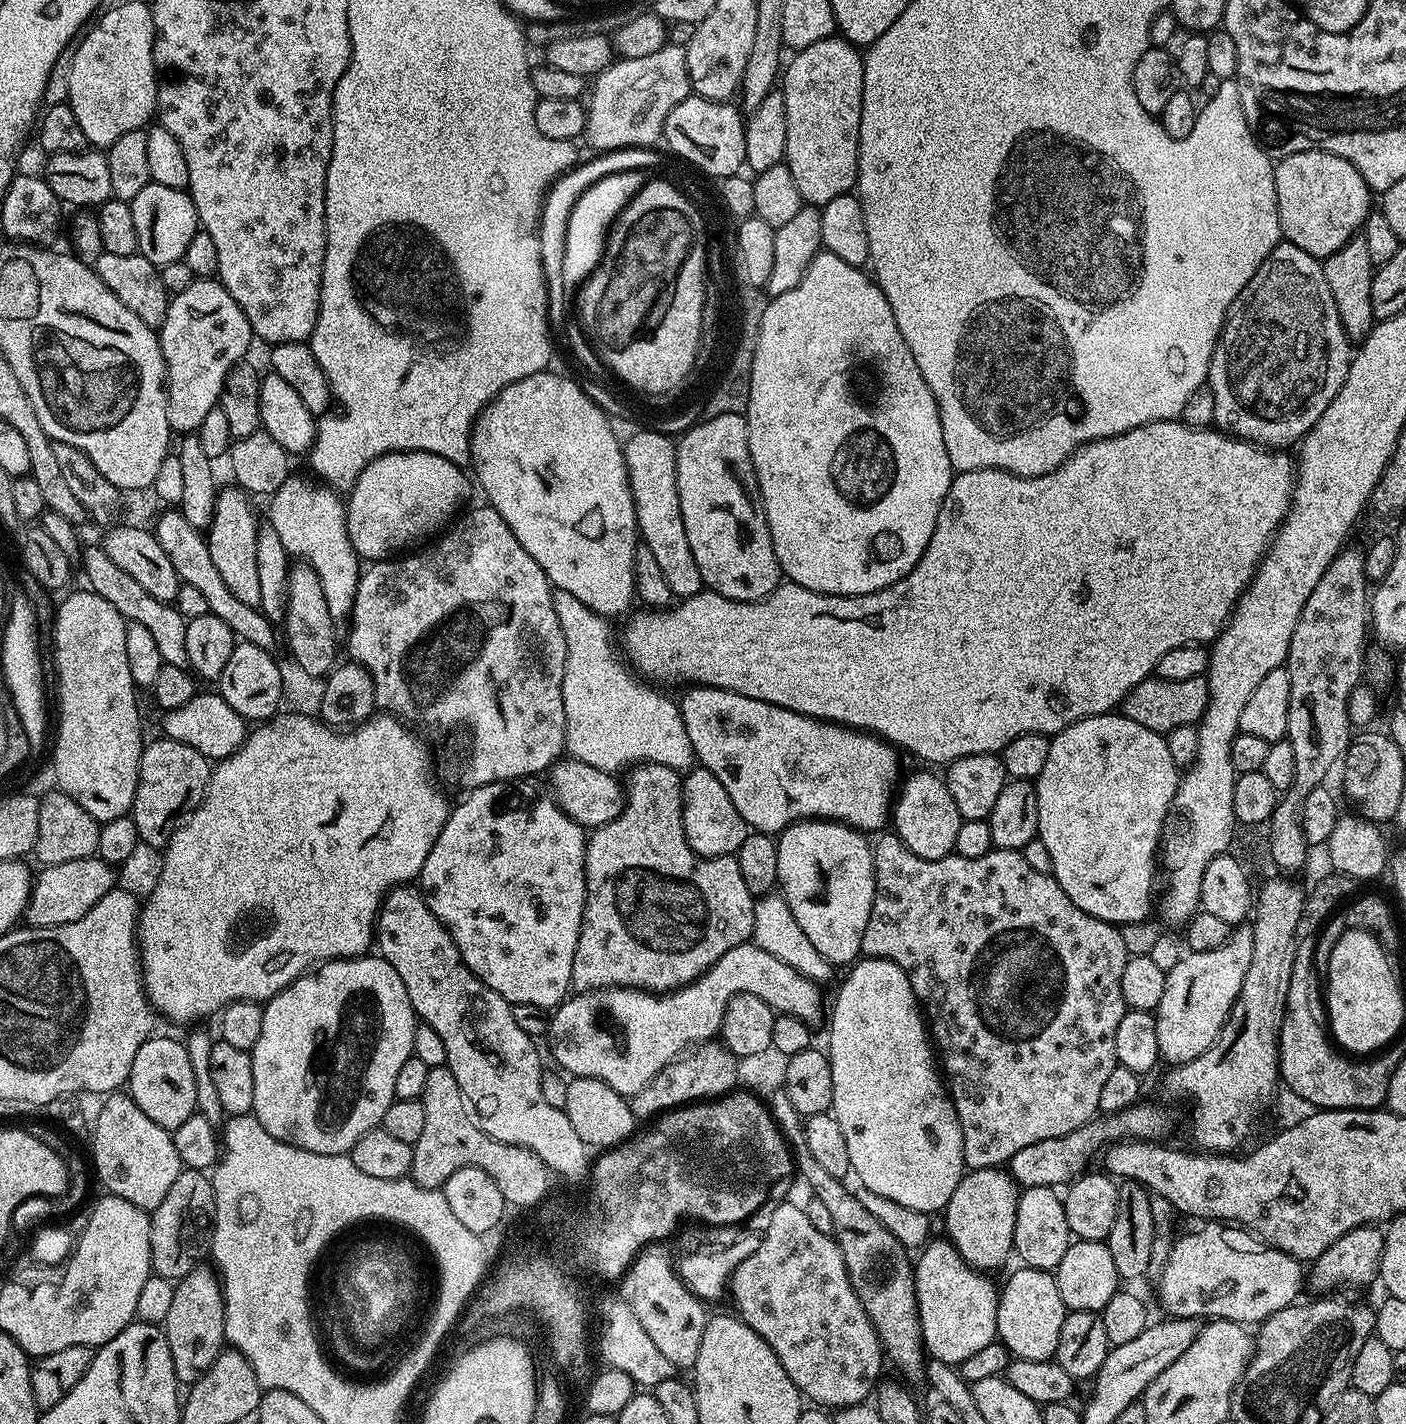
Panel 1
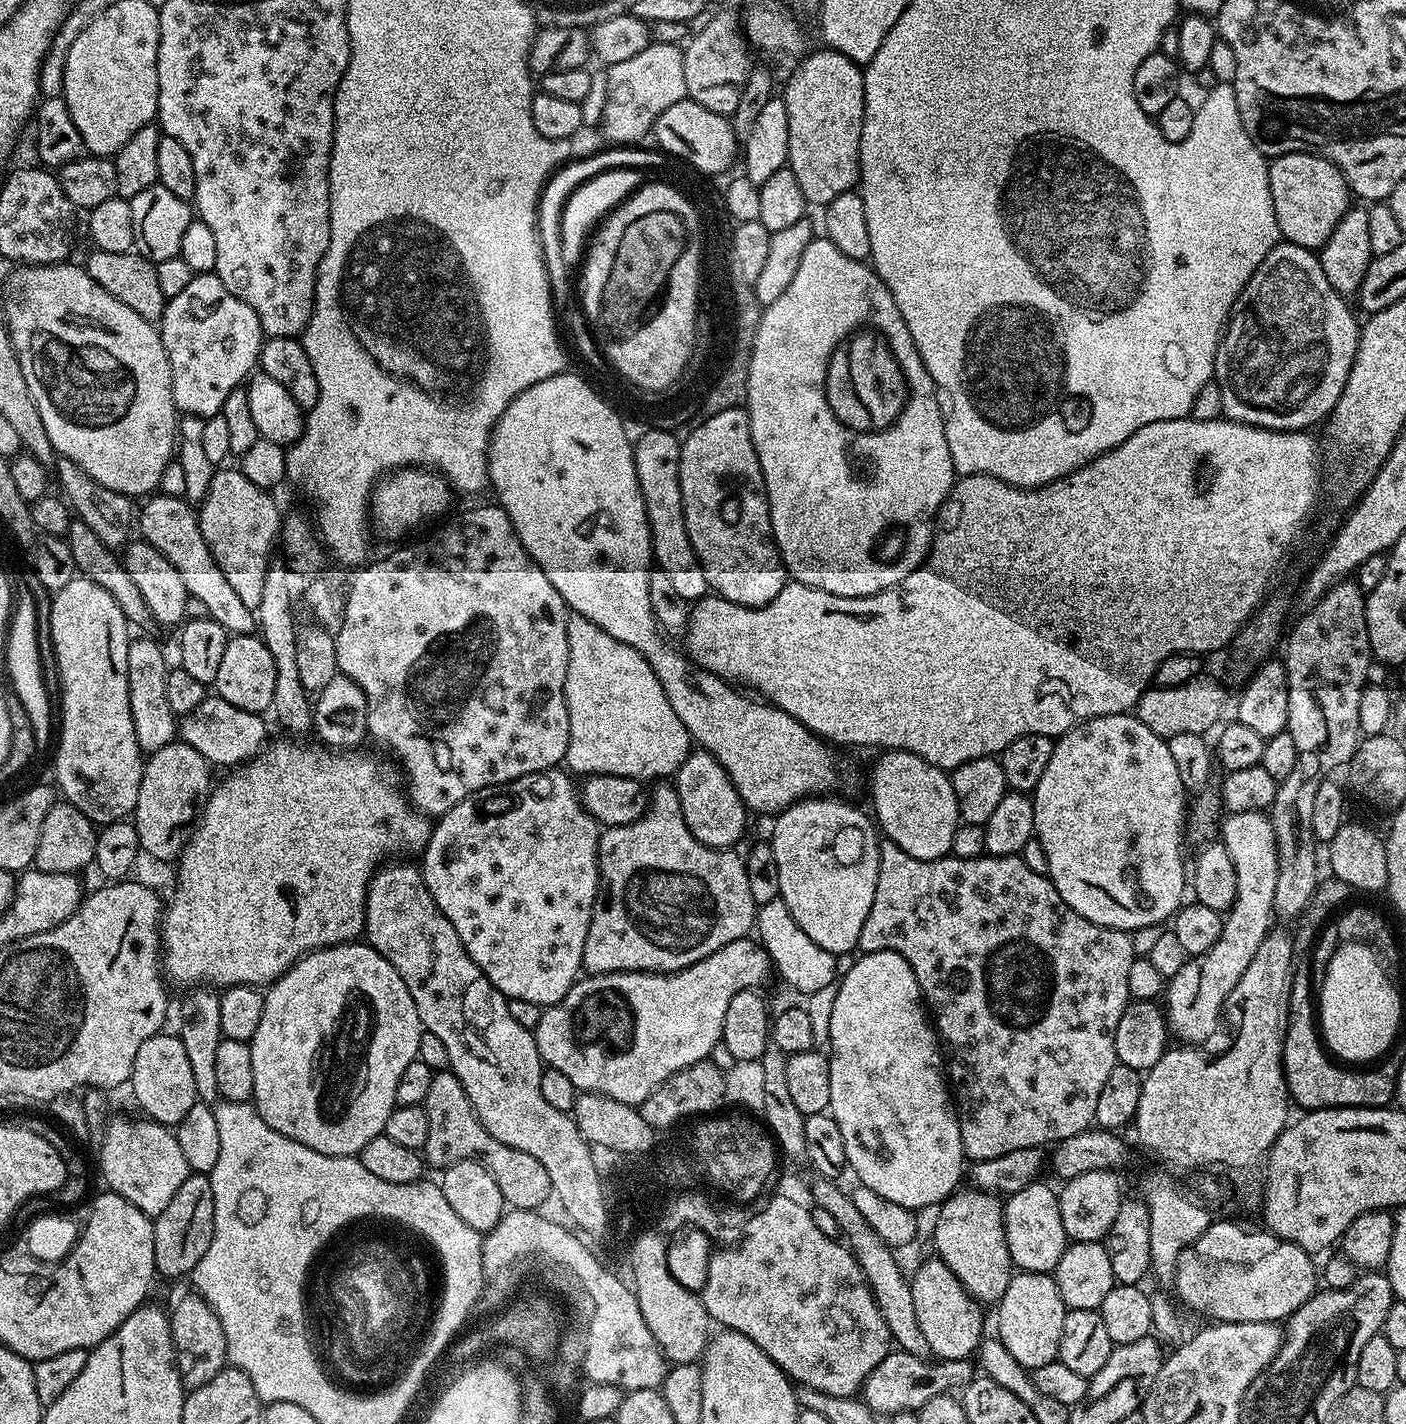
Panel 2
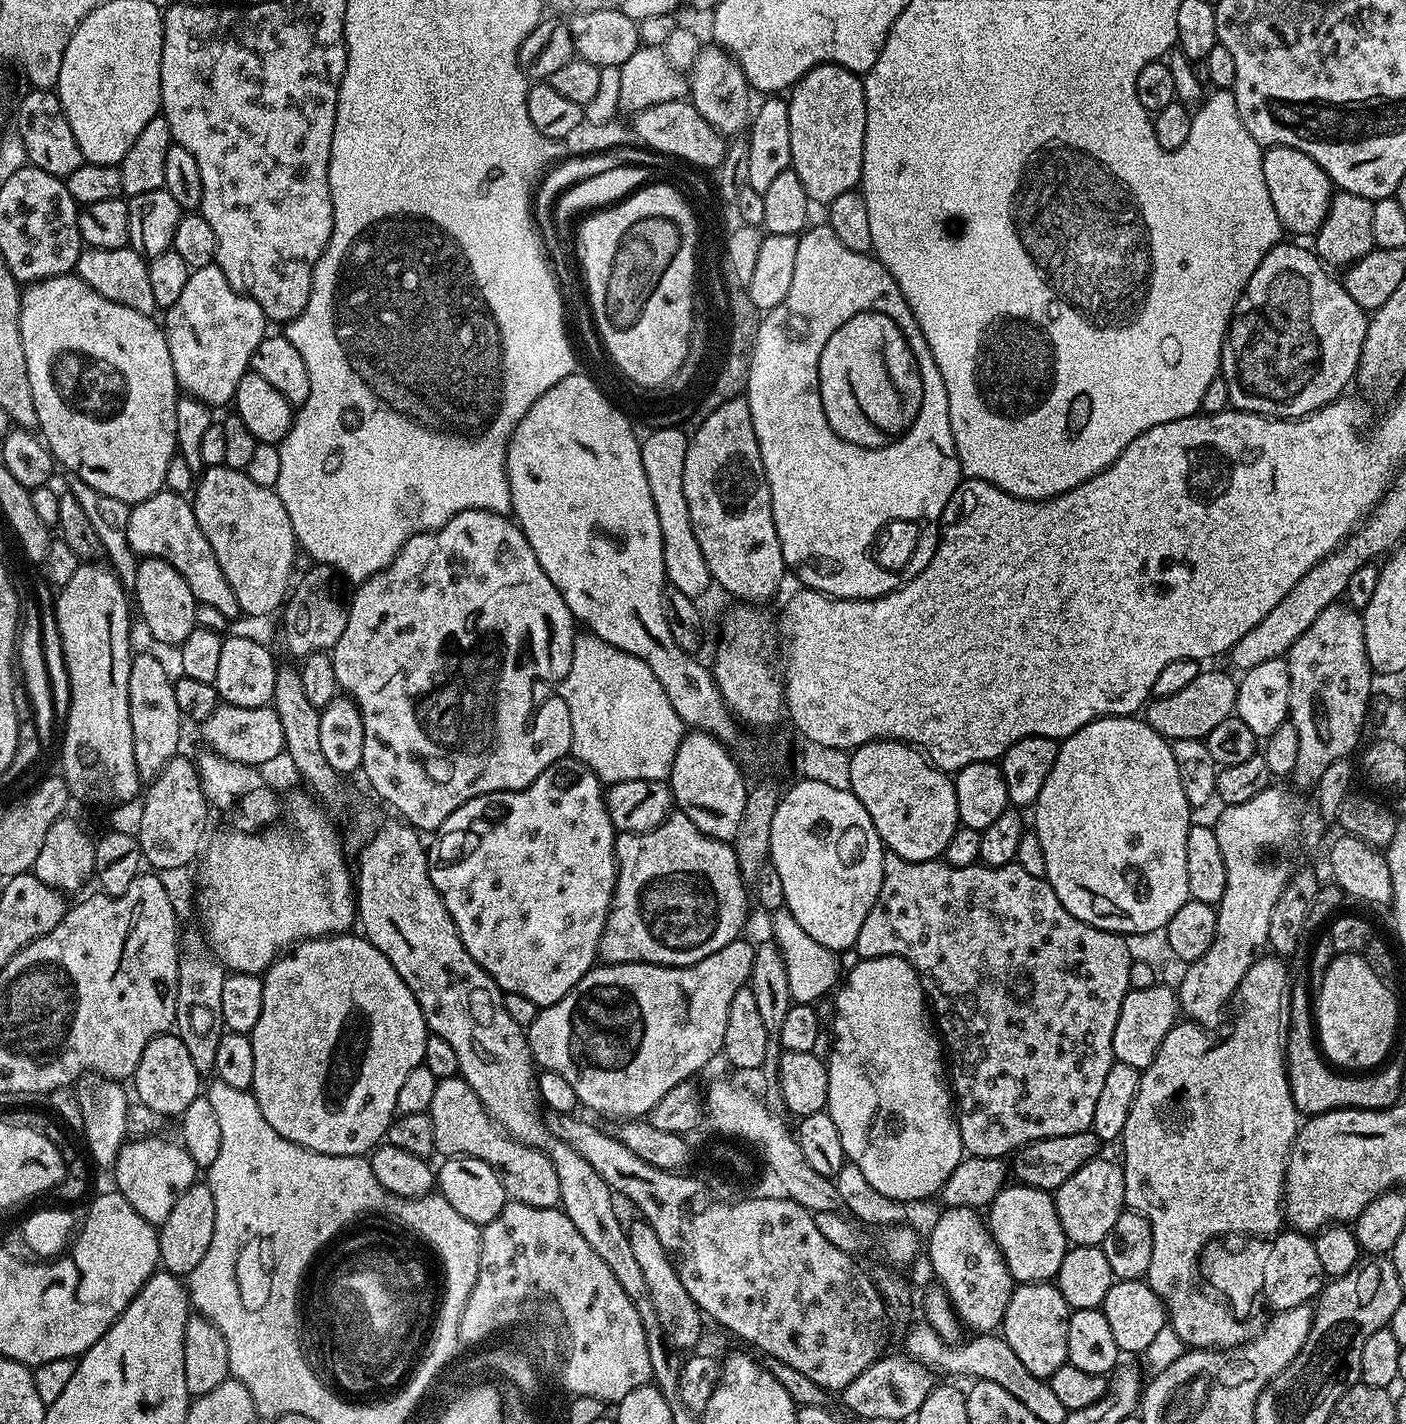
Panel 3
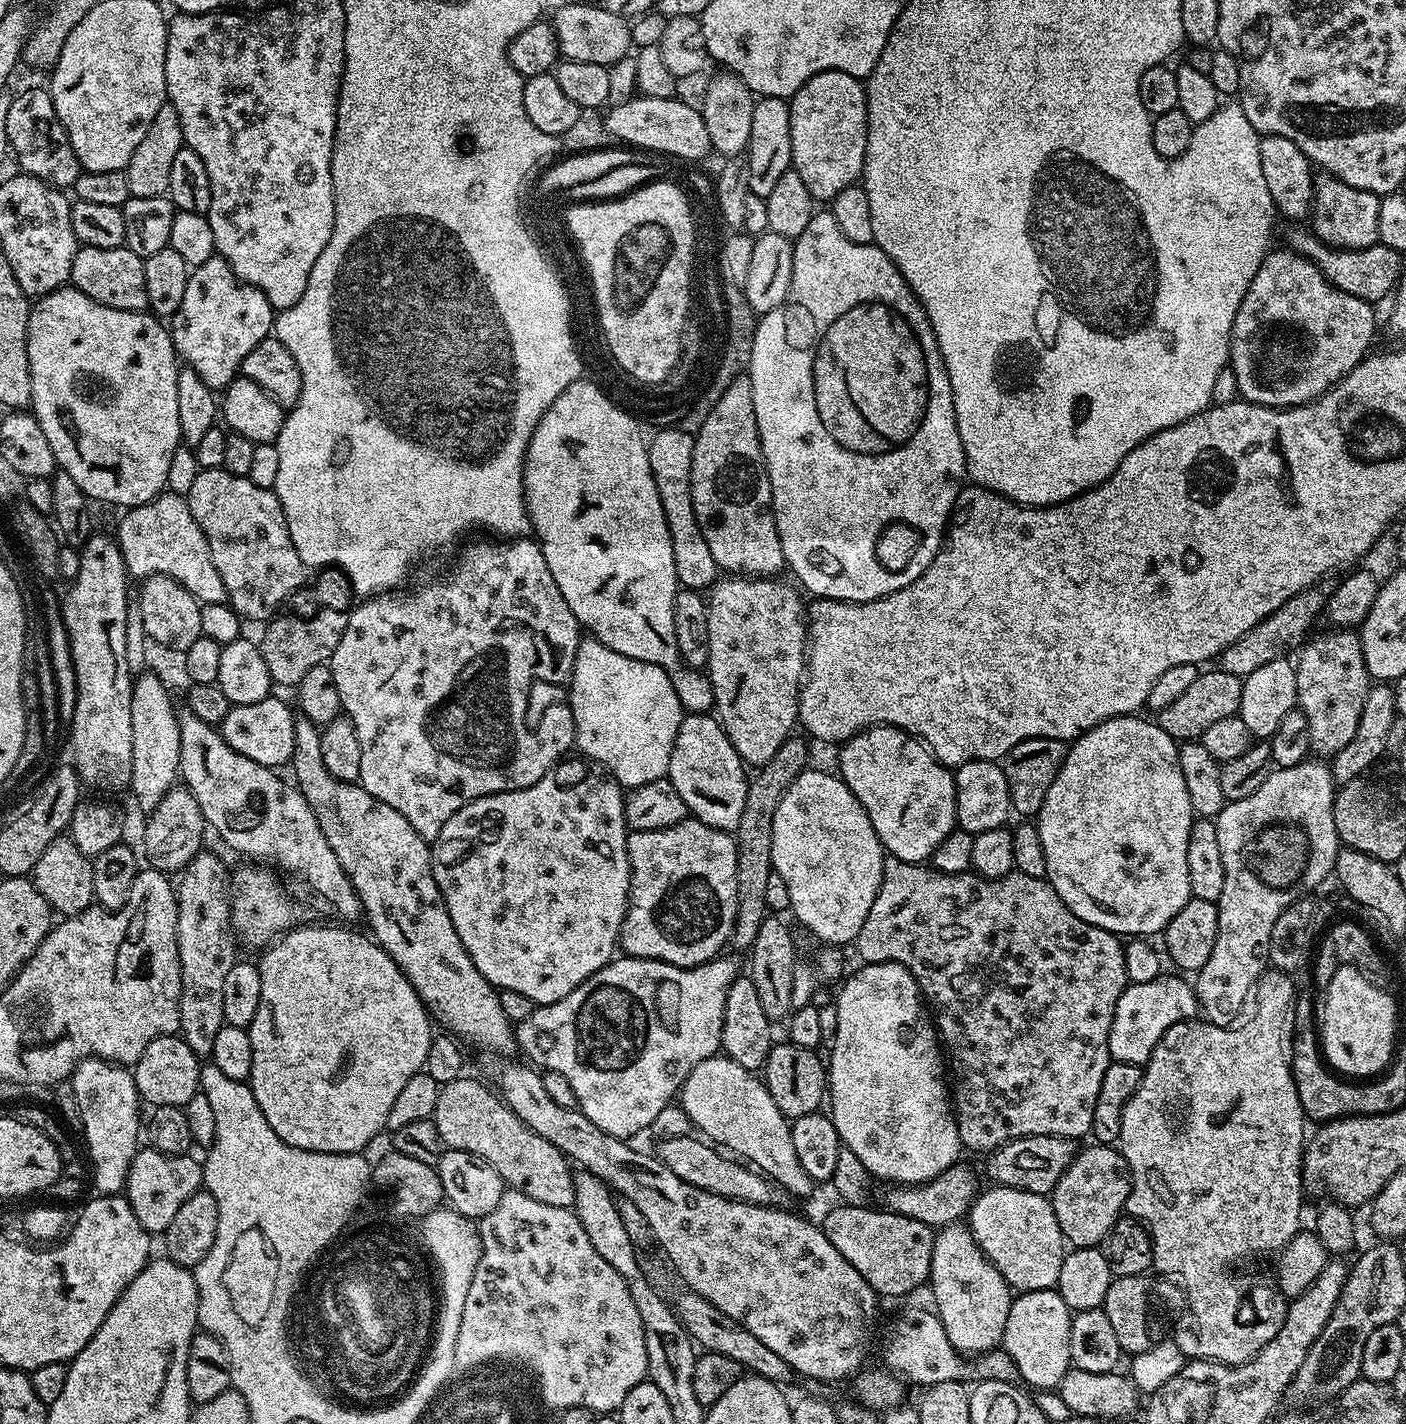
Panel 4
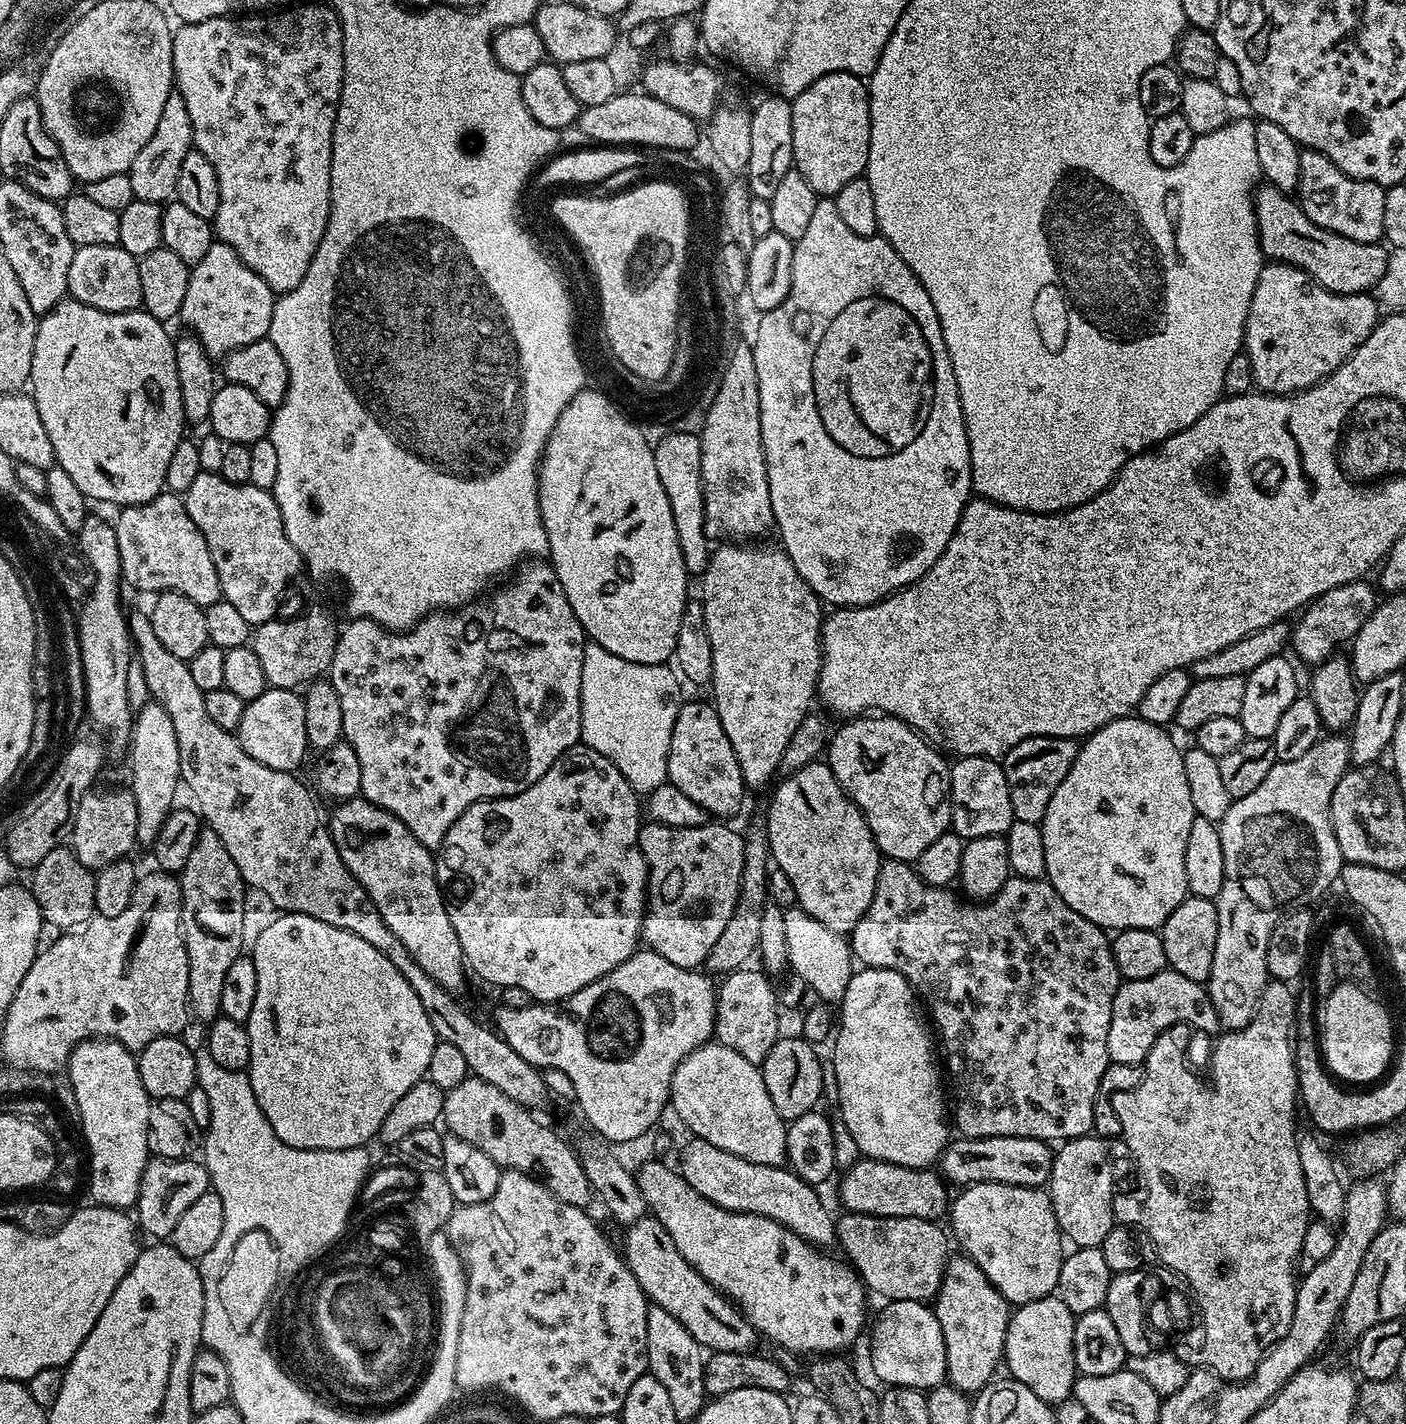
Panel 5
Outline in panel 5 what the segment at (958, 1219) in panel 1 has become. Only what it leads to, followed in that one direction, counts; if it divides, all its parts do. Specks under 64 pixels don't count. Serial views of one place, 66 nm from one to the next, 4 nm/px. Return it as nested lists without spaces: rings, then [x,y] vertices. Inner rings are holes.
[[[963,1254],[949,1259],[944,1268],[944,1281],[934,1297],[934,1311],[940,1334],[945,1340],[947,1383],[965,1394],[975,1394],[997,1375],[996,1367],[1004,1360],[1004,1343],[1010,1305],[1006,1298],[982,1274],[982,1270]]]

